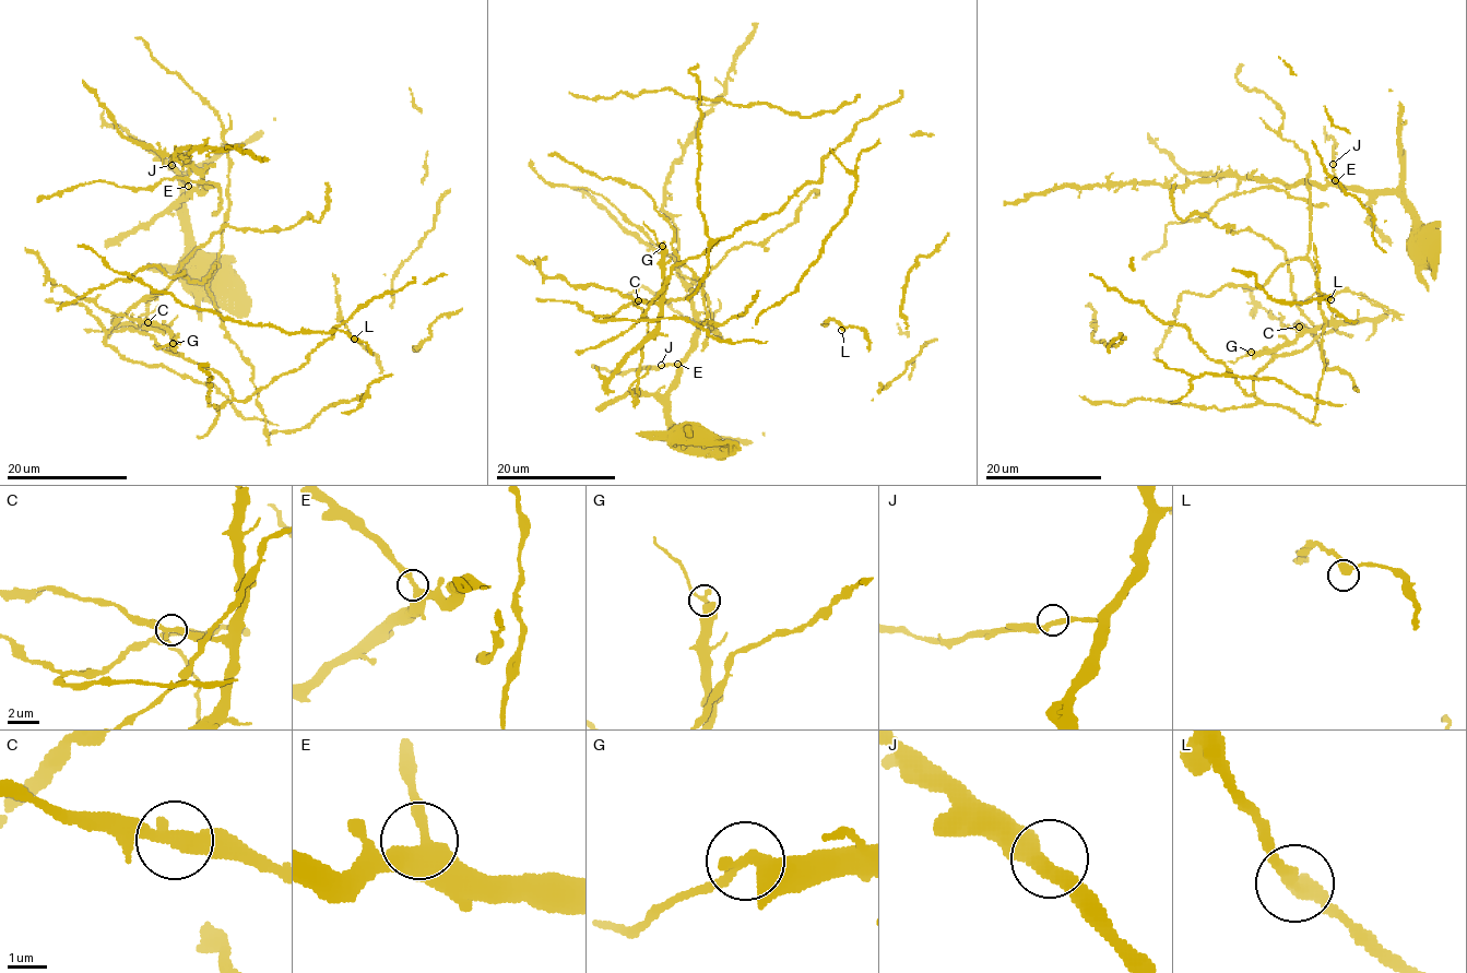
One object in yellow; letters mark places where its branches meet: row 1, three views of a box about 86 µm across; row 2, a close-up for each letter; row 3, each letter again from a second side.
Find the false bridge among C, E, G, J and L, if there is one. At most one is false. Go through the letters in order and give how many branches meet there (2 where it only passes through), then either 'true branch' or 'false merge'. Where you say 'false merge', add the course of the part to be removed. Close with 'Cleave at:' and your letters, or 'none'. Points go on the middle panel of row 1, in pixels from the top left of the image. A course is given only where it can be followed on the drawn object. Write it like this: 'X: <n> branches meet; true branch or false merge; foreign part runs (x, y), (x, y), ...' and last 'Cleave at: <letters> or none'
C: 2 branches meet; true branch
E: 2 branches meet; true branch
G: 2 branches meet; false merge; foreign part runs (663, 246), (643, 222)
J: 2 branches meet; true branch
L: 2 branches meet; true branch
Cleave at: G

